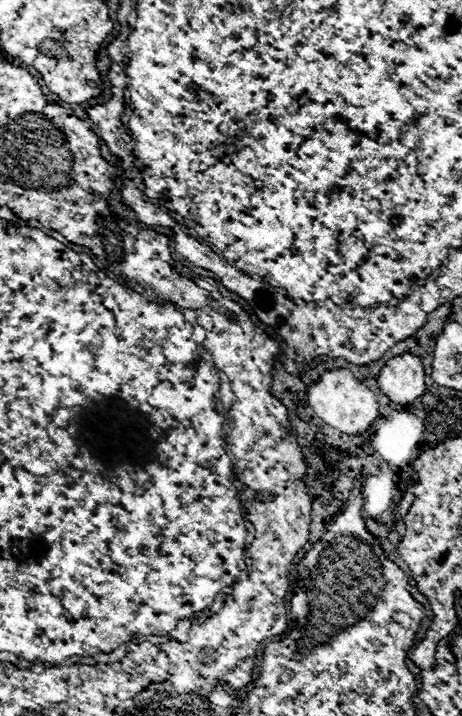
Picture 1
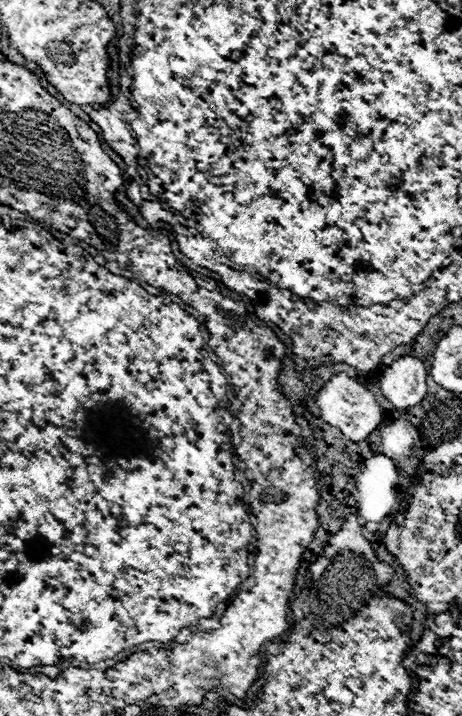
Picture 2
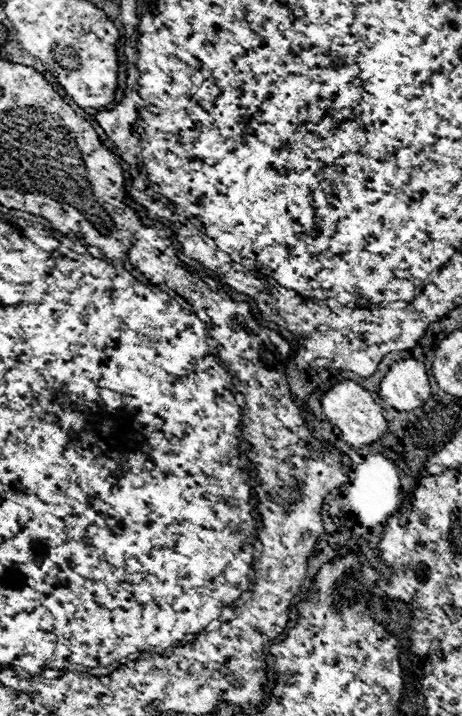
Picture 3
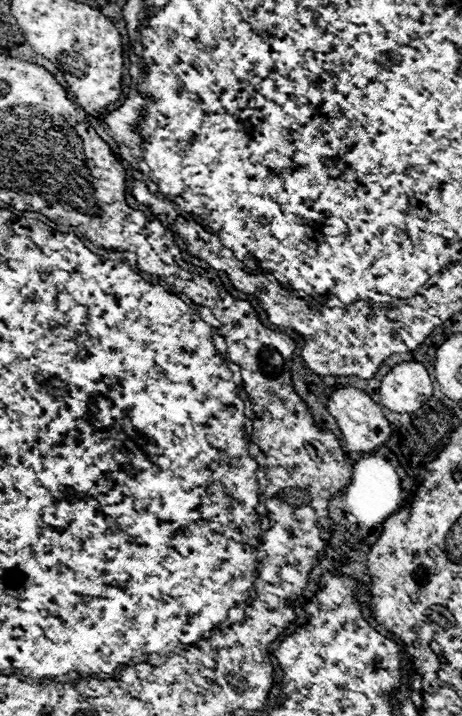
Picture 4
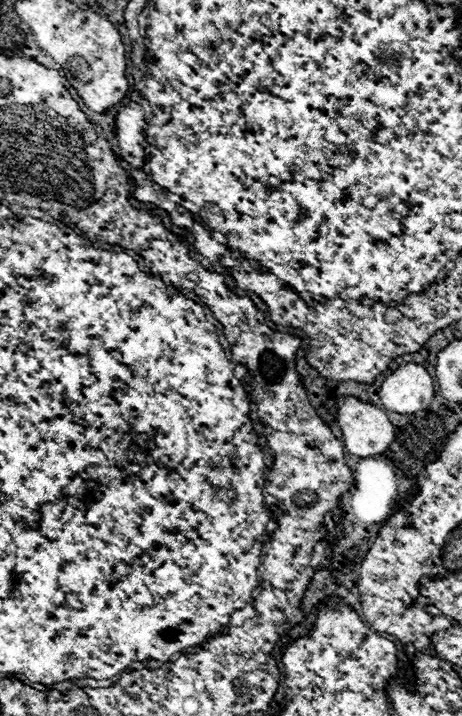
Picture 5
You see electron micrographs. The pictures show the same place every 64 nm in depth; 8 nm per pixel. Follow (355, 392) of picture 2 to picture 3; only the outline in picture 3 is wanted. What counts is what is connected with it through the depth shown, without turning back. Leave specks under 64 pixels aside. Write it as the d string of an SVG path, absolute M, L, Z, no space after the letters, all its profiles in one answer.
M354 380L336 382L328 392L324 392L320 404L322 404L322 412L328 418L328 422L340 428L340 432L344 434L344 440L354 448L372 444L378 438L382 438L382 434L386 432L386 420L382 416L382 406L372 398L372 394L366 388L362 388Z

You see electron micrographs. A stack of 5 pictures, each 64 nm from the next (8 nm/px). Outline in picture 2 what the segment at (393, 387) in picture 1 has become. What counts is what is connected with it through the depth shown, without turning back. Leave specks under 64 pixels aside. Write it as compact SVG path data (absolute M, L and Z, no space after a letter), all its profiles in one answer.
M414 356L394 360L380 376L382 394L398 408L416 406L426 396L426 368Z

